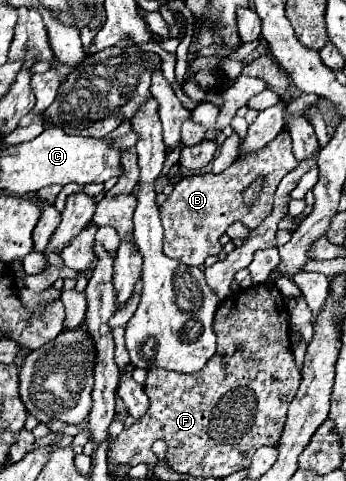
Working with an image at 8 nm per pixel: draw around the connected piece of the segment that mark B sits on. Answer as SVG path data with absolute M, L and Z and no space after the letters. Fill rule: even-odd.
M286 130L261 150L238 158L229 168L219 174L199 173L182 179L175 184L167 202L161 206L161 222L165 230L163 252L183 264L199 266L207 256L219 254L222 245L219 236L227 230L229 224L241 220L247 228L257 228L267 214L271 214L271 204L275 188L281 178L297 166L297 160L291 150L291 137ZM263 176L265 184L253 206L247 206L241 198L241 192L257 178Z

